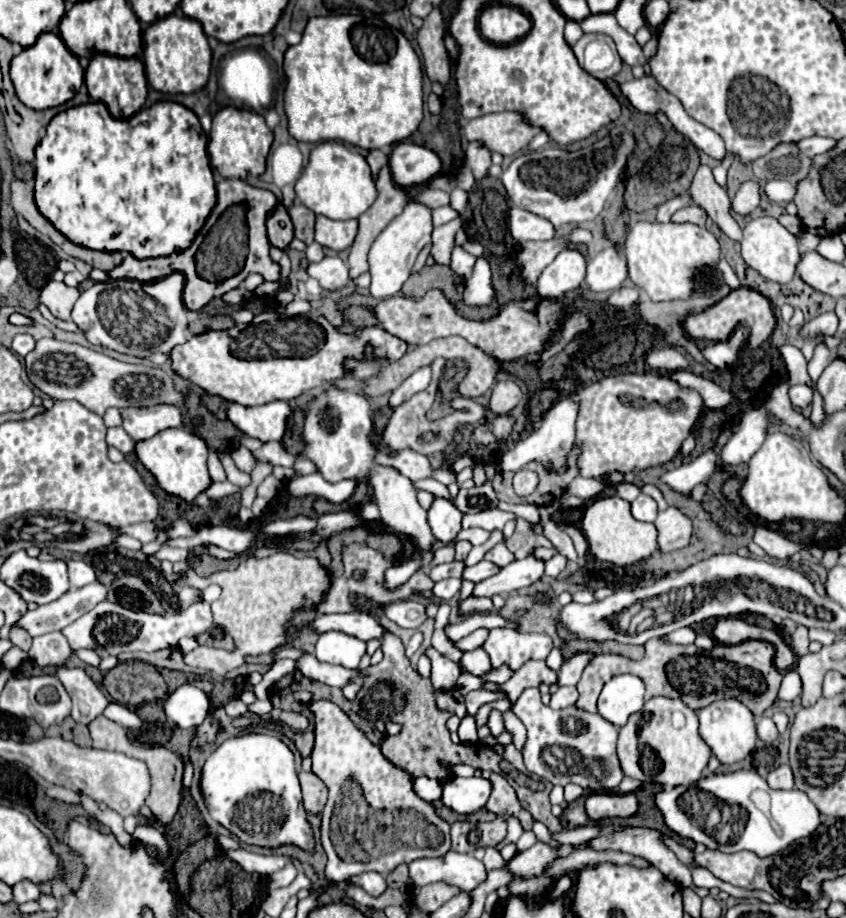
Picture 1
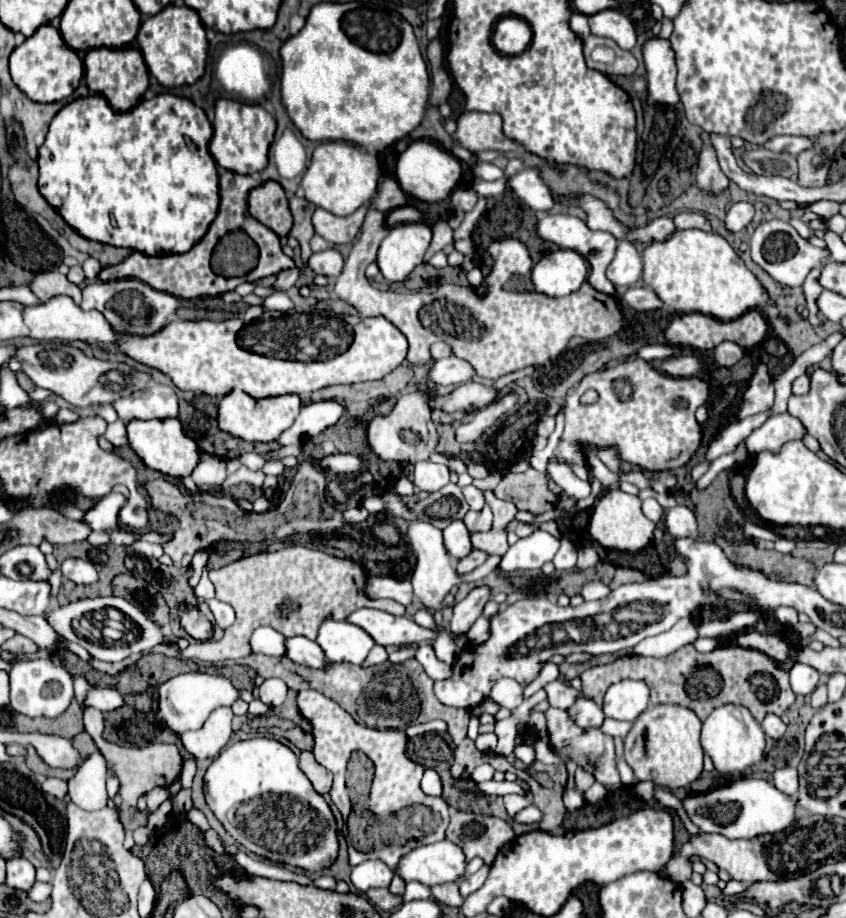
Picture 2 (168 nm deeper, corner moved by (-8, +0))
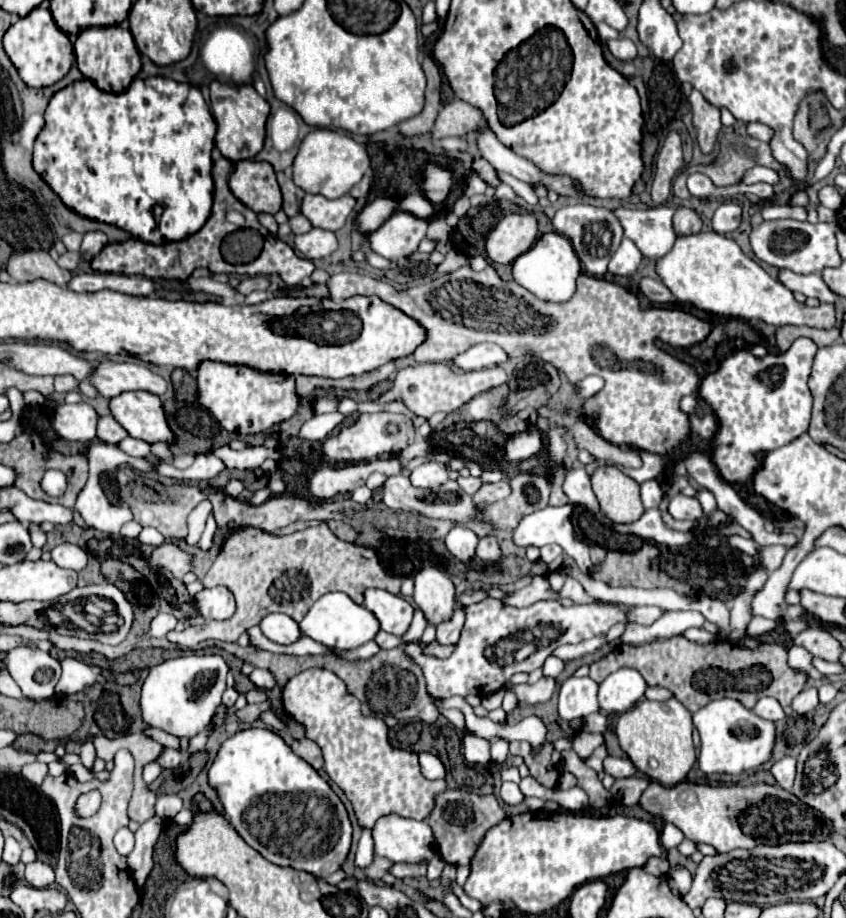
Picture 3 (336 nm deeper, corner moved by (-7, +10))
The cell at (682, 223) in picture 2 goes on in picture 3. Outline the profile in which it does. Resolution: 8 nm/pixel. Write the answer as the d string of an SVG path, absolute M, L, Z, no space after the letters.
M681 207L673 215L673 231L679 237L681 235L695 235L695 233L699 233L701 225L703 223L701 223L699 215L693 209L689 209L689 207Z

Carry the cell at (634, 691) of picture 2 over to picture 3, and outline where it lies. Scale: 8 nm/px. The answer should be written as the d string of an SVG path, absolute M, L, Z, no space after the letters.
M619 669L599 685L599 705L605 711L623 713L643 697L645 689L647 683L639 671Z

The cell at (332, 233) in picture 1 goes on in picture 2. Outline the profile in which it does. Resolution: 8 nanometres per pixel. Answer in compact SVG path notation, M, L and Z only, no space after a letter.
M364 205L348 217L338 217L334 213L328 213L326 209L316 209L312 223L314 223L316 233L320 237L324 237L328 243L344 245L344 243L352 243L356 239L356 235L362 229L362 223L364 223L368 209L370 207Z

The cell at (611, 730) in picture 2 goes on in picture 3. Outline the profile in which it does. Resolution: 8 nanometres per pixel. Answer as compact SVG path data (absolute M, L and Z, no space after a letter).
M541 677L537 683L523 683L523 685L513 687L519 707L547 703L551 699L553 691L555 691L555 679L551 679L551 677Z

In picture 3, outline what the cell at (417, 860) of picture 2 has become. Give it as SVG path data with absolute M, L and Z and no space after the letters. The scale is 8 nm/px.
M383 815L371 829L375 855L395 863L419 863L437 855L435 837L425 821Z

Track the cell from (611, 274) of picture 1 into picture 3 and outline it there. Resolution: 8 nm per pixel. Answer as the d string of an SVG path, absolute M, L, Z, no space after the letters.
M623 239L619 249L615 251L615 255L609 261L609 271L613 275L633 275L637 271L637 267L641 265L643 255L639 253L637 245L631 239Z

